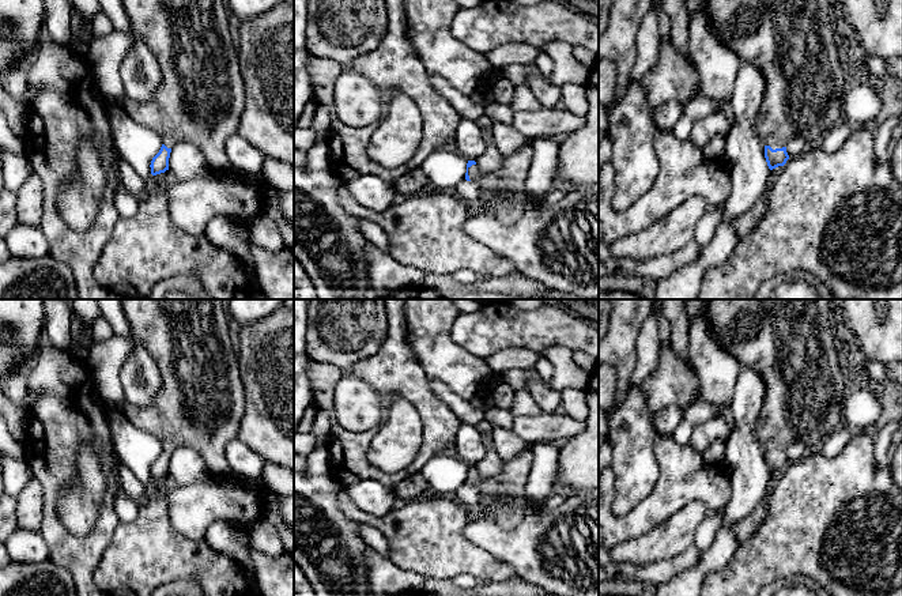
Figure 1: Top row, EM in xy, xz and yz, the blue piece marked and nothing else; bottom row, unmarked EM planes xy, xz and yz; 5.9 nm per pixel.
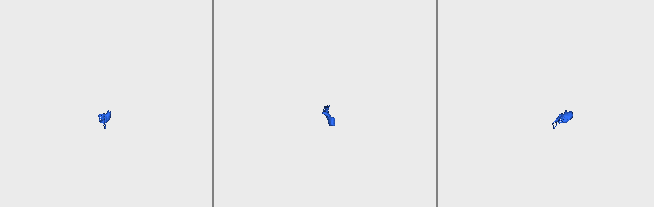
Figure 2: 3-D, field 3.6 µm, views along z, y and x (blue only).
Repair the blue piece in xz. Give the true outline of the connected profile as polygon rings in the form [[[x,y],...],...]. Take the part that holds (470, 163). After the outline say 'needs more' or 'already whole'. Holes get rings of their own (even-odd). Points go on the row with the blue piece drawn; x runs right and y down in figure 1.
[[[527,146],[505,156],[498,170],[483,173],[475,161],[468,161],[465,180],[476,184],[480,195],[471,204],[472,214],[491,211],[502,225],[514,225],[531,200],[527,177],[532,165],[533,148]]]; needs more

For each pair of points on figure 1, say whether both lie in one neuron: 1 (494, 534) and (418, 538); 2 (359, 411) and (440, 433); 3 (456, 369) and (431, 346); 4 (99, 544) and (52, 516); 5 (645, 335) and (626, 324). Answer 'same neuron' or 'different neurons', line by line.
1: different neurons
2: different neurons
3: same neuron
4: same neuron
5: different neurons

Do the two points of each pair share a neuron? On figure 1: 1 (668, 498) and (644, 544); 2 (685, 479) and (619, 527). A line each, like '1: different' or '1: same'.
1: different
2: same

